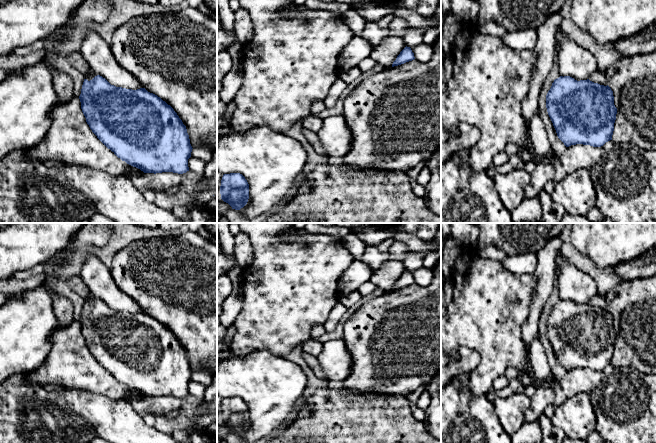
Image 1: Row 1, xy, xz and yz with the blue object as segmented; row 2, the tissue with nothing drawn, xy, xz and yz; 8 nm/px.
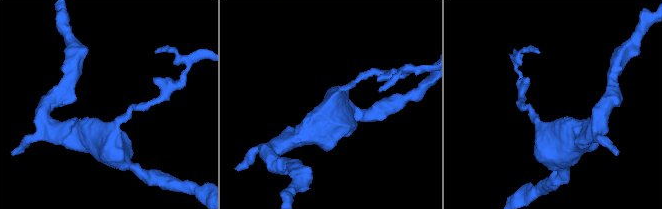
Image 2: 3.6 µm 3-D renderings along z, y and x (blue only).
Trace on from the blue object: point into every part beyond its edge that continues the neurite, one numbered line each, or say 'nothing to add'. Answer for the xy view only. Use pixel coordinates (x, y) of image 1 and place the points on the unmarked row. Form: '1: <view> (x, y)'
1: xy (91, 298)

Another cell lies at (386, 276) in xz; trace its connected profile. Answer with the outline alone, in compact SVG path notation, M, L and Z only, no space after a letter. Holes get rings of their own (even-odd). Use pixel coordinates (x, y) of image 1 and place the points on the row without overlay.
M391 258L373 272L370 281L384 292L389 292L392 291L393 286L405 271L405 266L401 260Z

